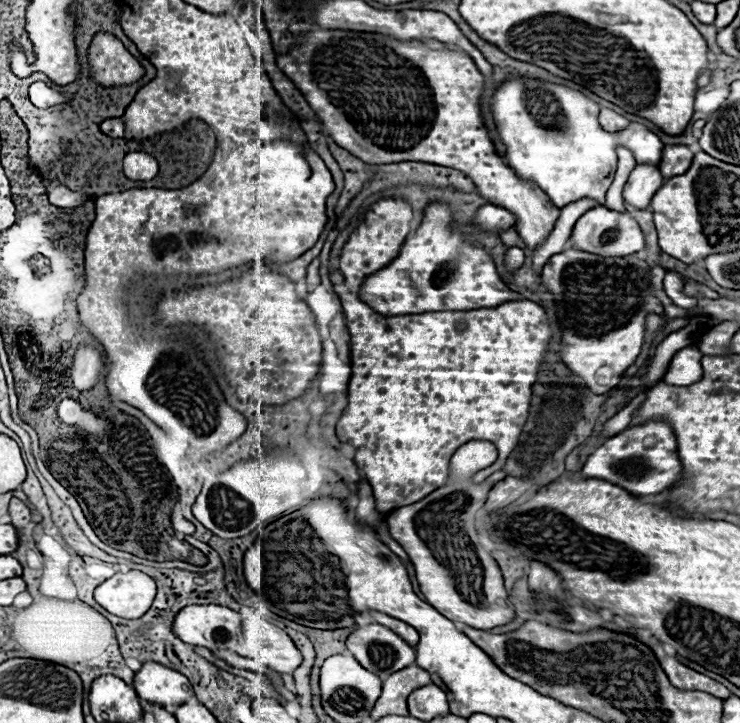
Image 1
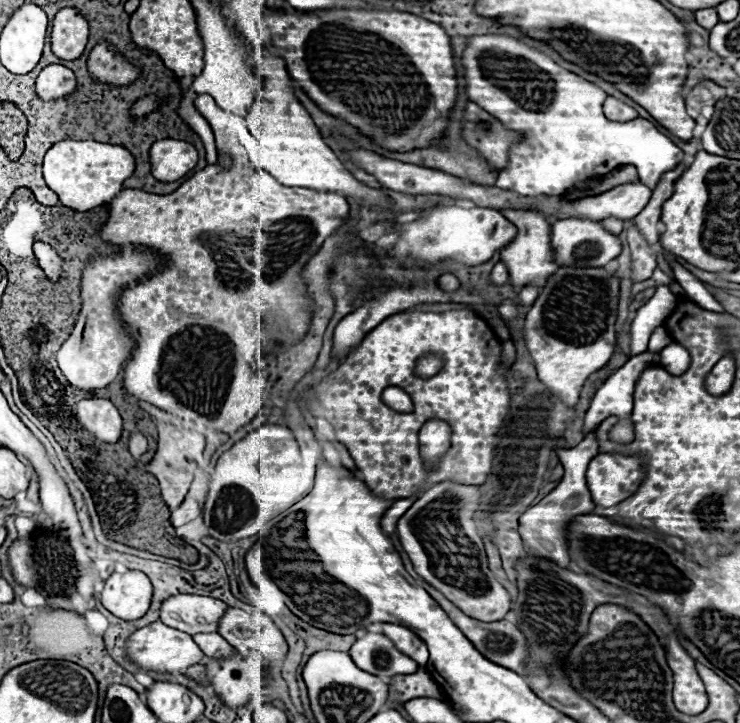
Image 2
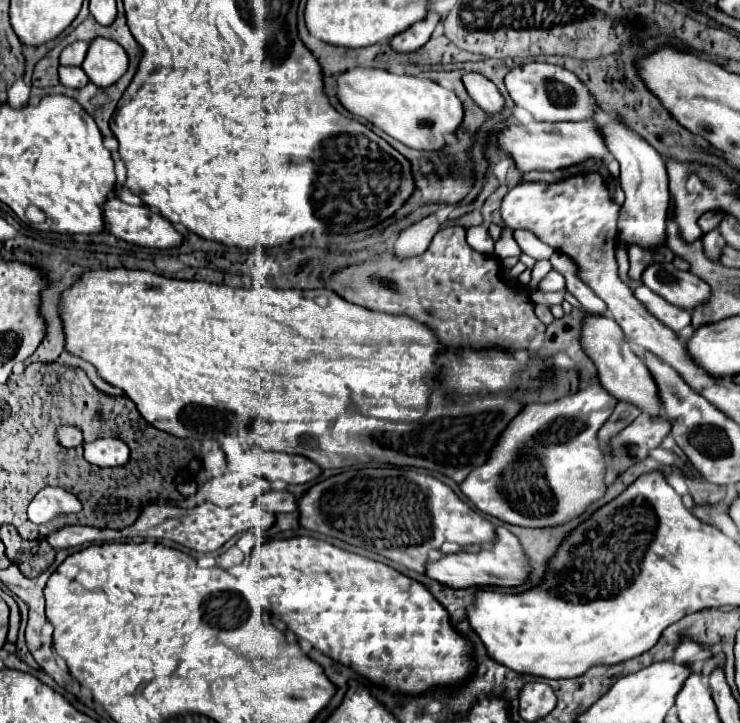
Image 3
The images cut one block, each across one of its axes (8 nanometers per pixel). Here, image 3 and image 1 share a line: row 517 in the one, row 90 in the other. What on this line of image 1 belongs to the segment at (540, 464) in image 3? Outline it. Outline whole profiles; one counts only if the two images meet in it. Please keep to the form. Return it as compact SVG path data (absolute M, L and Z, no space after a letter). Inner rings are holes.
M512 76L496 86L496 90L488 98L488 102L490 102L494 122L496 122L496 132L502 140L502 144L506 146L508 166L518 174L520 180L534 182L538 188L542 188L550 196L550 200L560 208L570 202L576 202L580 198L586 198L586 196L596 198L600 204L604 202L606 190L610 188L616 166L618 166L618 156L616 156L618 146L632 150L638 164L658 166L662 160L664 144L644 124L632 122L630 126L626 126L620 132L606 132L606 130L602 130L602 126L598 122L600 106L594 100L590 100L588 96L584 96L582 92L572 90L568 86L552 84L546 80L538 80L538 78Z

